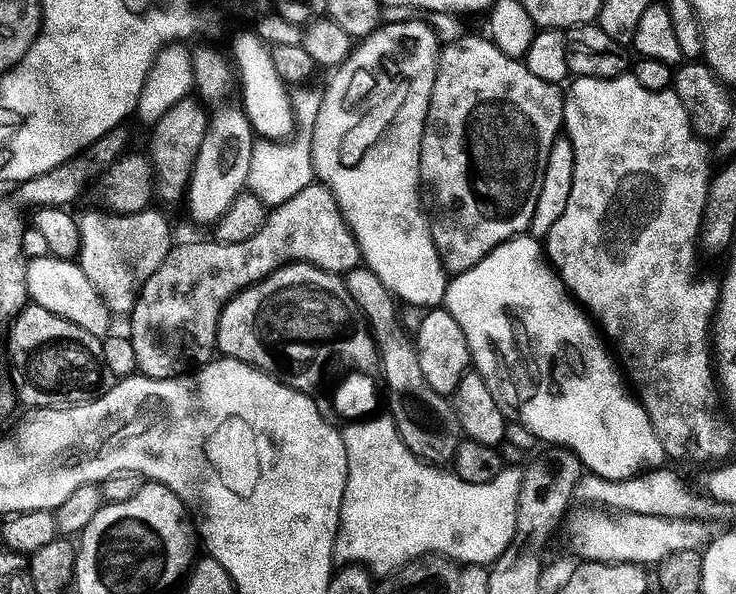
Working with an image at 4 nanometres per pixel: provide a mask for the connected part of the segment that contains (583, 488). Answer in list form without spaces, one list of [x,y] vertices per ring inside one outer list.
[[[653,470],[649,473],[639,473],[636,478],[628,480],[608,480],[601,476],[587,473],[576,488],[576,500],[586,502],[588,506],[603,506],[611,511],[623,514],[626,512],[642,514],[643,516],[658,516],[674,518],[675,520],[709,521],[712,517],[711,501],[702,502],[690,496],[683,484],[669,470]]]

